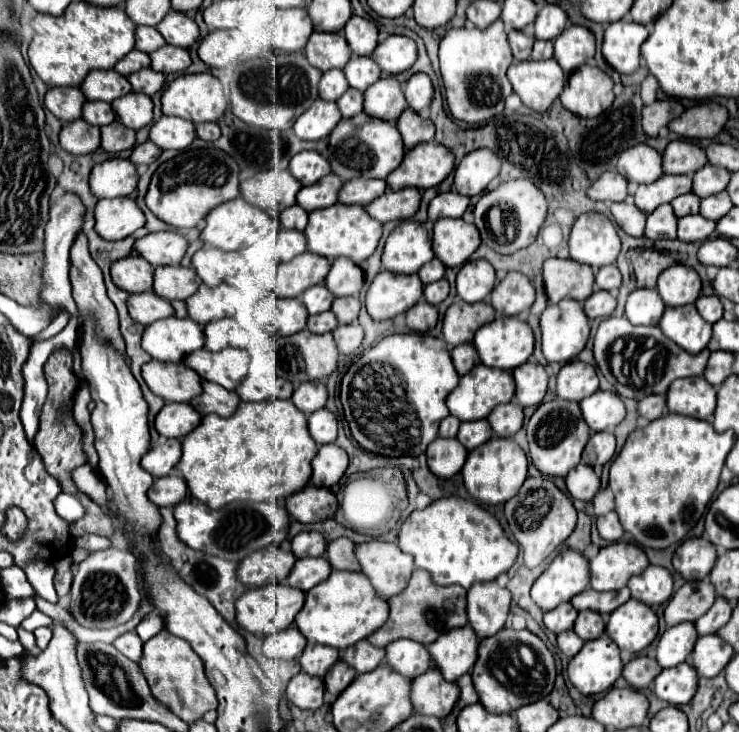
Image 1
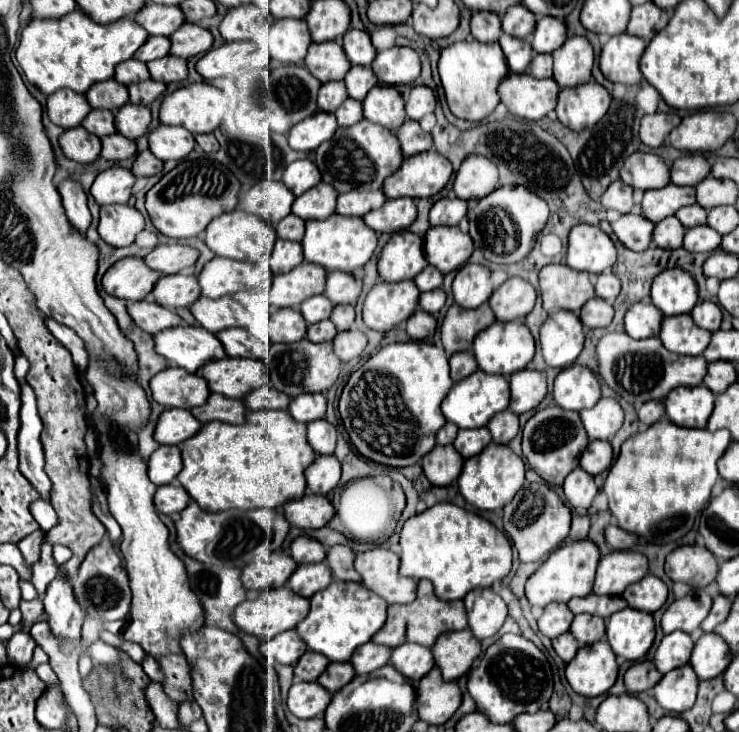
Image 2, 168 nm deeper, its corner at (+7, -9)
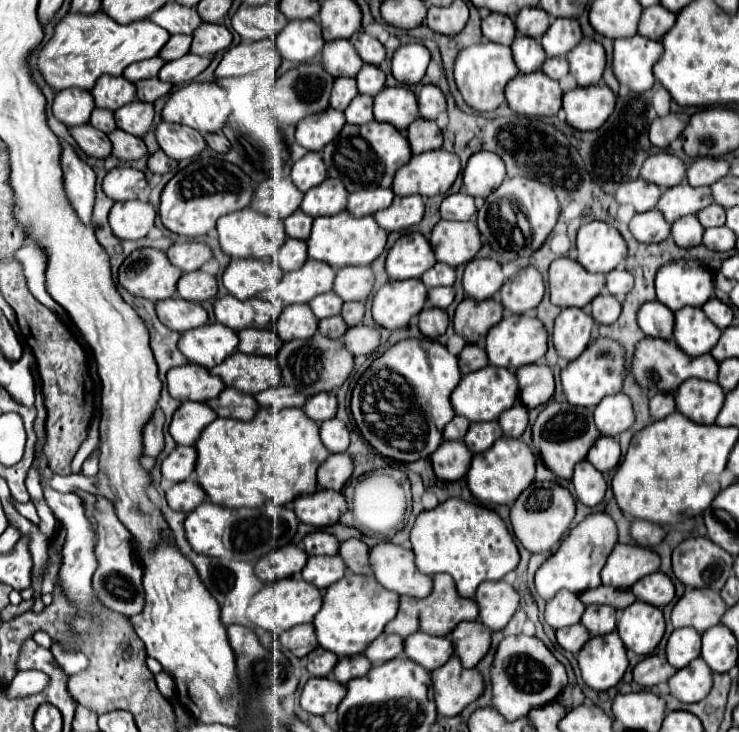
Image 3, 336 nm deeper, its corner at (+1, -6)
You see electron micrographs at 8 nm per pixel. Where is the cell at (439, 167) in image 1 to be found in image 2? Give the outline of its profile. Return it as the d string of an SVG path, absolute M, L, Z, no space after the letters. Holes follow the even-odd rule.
M421 152L403 160L403 166L395 174L391 174L391 178L387 178L387 182L383 184L383 192L387 198L403 198L403 196L429 198L441 192L441 188L449 182L451 174L453 174L451 162L445 156L437 152Z

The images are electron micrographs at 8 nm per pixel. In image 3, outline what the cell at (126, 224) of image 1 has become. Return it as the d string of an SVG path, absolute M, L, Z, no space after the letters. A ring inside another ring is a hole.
M119 201L111 207L109 225L119 239L141 239L155 221L155 209L143 201Z

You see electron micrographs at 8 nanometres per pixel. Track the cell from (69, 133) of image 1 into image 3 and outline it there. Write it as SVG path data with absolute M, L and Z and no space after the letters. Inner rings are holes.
M79 125L69 129L71 137L77 141L77 145L91 157L105 159L111 155L111 141L103 131L97 131L93 125Z

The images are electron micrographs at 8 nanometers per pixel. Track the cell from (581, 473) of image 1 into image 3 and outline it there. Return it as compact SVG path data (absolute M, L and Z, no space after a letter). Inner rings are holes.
M583 459L581 463L575 465L573 485L575 485L577 499L581 503L585 503L587 507L599 505L603 501L605 489L607 489L607 483L605 483L603 475L587 459Z

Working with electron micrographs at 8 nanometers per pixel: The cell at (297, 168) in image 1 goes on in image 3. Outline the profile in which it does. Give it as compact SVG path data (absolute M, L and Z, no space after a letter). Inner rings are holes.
M307 153L301 157L291 171L291 179L297 189L303 193L309 191L311 187L319 185L325 179L325 163L321 159L321 153Z

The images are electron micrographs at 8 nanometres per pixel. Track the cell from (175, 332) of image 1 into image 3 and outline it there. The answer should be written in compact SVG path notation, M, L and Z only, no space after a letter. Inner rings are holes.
M207 323L197 329L189 329L181 335L179 349L189 363L203 365L207 369L225 361L237 349L237 333L221 323Z

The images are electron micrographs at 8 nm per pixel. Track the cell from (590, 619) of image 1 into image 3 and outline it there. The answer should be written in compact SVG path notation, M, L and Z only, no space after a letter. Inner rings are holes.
M589 605L581 617L589 635L607 635L615 631L615 609L609 605Z

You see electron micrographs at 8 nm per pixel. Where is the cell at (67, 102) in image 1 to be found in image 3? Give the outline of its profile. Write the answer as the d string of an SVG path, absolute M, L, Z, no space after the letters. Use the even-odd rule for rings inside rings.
M63 89L55 95L53 115L67 127L77 127L89 123L89 115L95 103L89 91L83 89Z

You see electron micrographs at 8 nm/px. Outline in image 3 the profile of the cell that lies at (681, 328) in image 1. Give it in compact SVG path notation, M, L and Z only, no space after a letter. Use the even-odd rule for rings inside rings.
M683 307L675 313L673 341L687 355L709 353L719 341L721 331L707 319L701 307Z

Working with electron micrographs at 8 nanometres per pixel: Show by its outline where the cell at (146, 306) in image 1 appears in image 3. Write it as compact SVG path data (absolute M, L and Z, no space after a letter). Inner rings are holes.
M171 297L157 303L157 315L161 323L173 331L189 331L207 323L207 311L199 303Z

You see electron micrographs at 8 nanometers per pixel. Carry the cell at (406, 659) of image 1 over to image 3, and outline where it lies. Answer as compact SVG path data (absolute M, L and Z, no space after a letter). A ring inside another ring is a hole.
M417 631L405 639L405 653L427 671L433 671L447 663L447 659L453 655L453 643L449 637L433 637Z

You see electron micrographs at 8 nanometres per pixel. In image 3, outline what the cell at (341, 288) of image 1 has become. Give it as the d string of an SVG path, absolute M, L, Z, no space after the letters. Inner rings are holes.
M341 267L335 277L333 291L343 301L365 301L373 289L375 277L371 267Z

